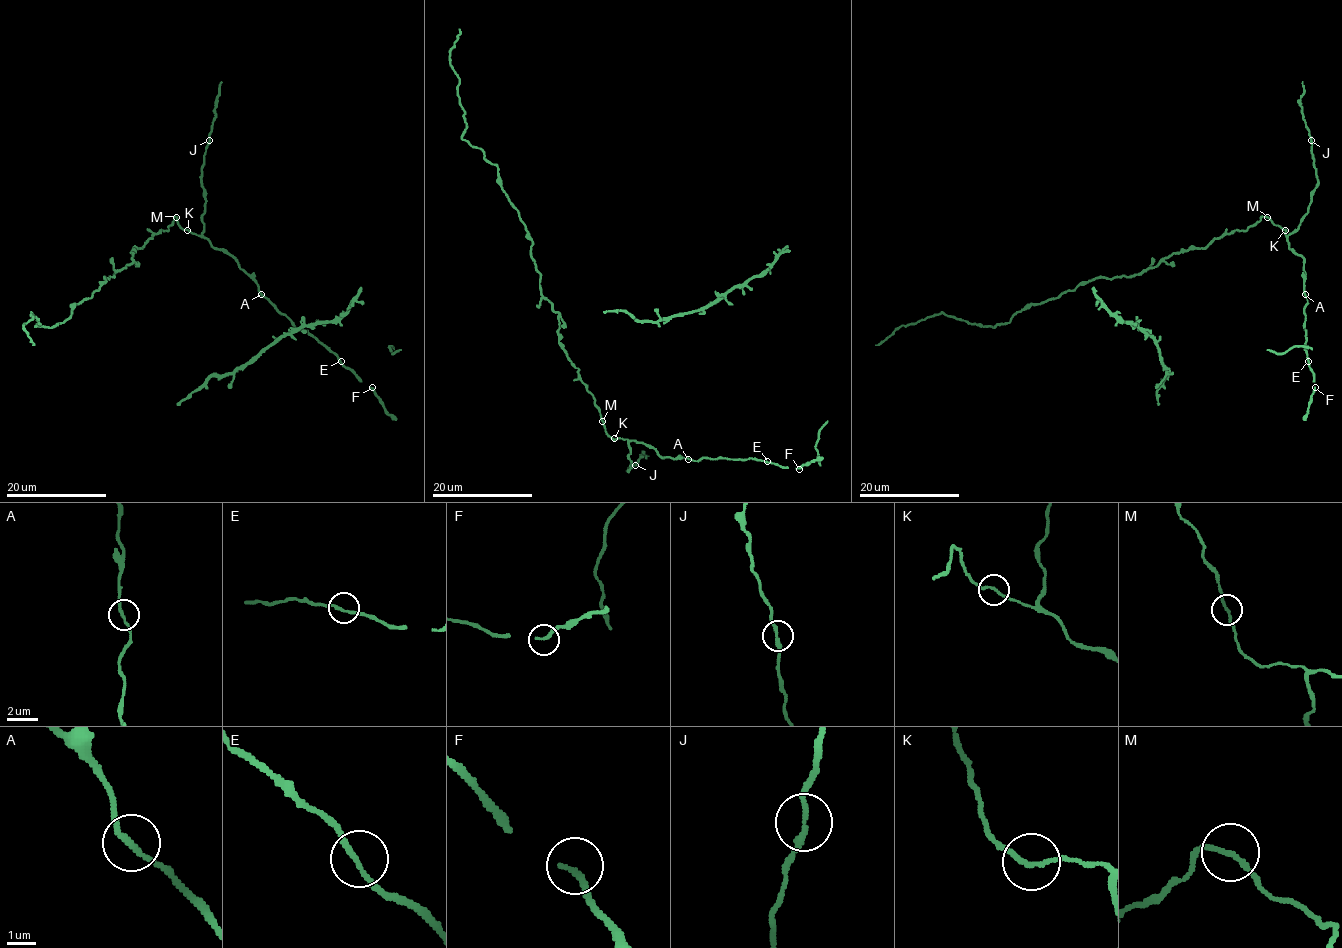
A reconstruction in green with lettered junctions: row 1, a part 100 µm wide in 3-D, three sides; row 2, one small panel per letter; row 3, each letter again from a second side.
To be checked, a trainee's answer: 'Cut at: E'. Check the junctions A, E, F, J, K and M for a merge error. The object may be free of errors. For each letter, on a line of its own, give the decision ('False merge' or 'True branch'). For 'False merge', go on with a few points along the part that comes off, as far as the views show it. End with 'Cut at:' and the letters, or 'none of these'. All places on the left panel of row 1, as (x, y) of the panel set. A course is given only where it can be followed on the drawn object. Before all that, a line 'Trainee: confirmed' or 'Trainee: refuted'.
Trainee: refuted
A: True branch
E: True branch
F: True branch
J: True branch
K: True branch
M: True branch
Cut at: none of these

